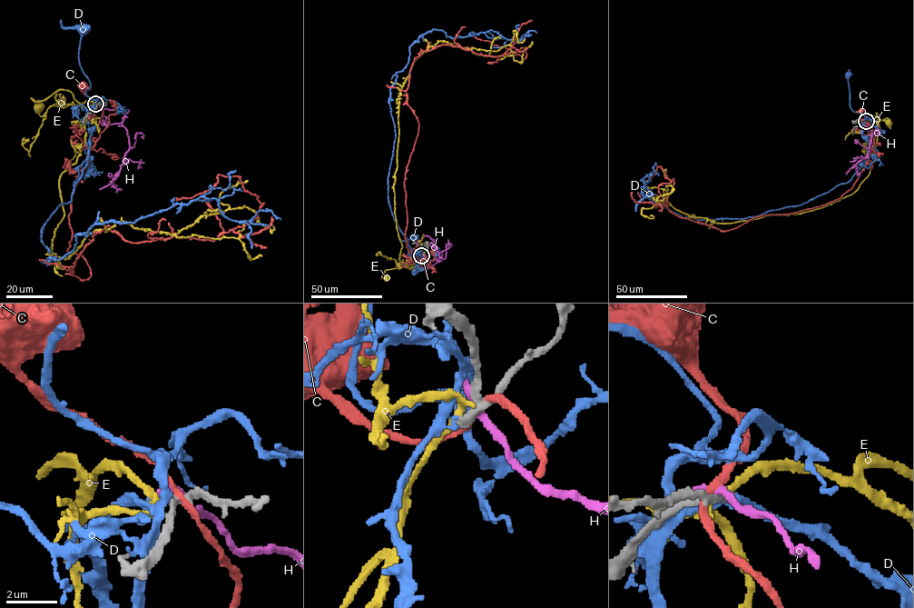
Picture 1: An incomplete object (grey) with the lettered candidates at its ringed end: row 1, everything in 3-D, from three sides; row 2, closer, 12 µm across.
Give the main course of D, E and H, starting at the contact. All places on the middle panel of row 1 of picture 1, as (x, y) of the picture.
D: (421, 254), (422, 252), (416, 254), (418, 241), (411, 239), (413, 236)
E: (421, 255), (412, 269), (402, 265), (386, 270), (386, 278)
H: (422, 254), (431, 261), (442, 259), (435, 242), (424, 236)

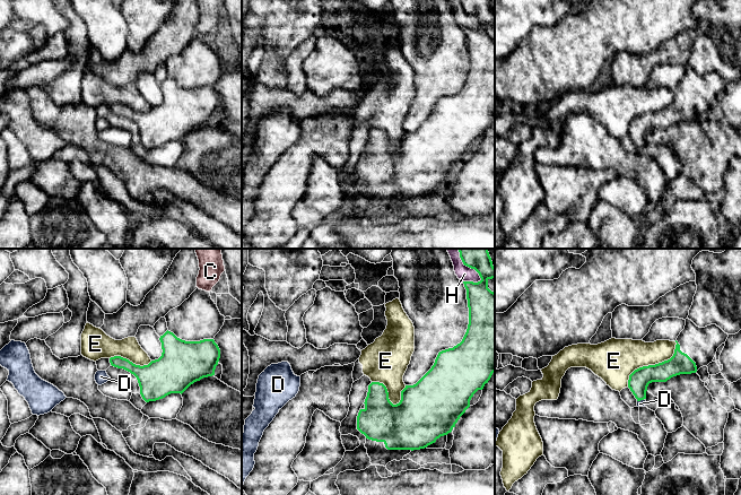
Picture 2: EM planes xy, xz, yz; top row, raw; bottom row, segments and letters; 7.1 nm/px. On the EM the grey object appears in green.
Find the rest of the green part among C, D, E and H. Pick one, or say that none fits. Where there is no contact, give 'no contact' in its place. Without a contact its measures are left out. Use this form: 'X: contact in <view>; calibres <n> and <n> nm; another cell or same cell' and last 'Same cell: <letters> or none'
C: no contact; another cell
D: contact in yz; calibres 150 and 50 nm; another cell
E: contact in yz; calibres 160 and 280 nm; another cell
H: contact in xz; calibres 190 and 110 nm; another cell
Same cell: none

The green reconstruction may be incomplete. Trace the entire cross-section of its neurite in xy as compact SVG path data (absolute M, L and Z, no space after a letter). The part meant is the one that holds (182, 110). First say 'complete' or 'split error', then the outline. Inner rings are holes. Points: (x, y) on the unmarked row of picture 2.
complete | M166 78L159 85L162 103L148 112L136 112L127 105L110 105L112 113L133 121L146 149L156 148L171 140L183 140L191 131L215 122L220 96L213 86L185 88Z

